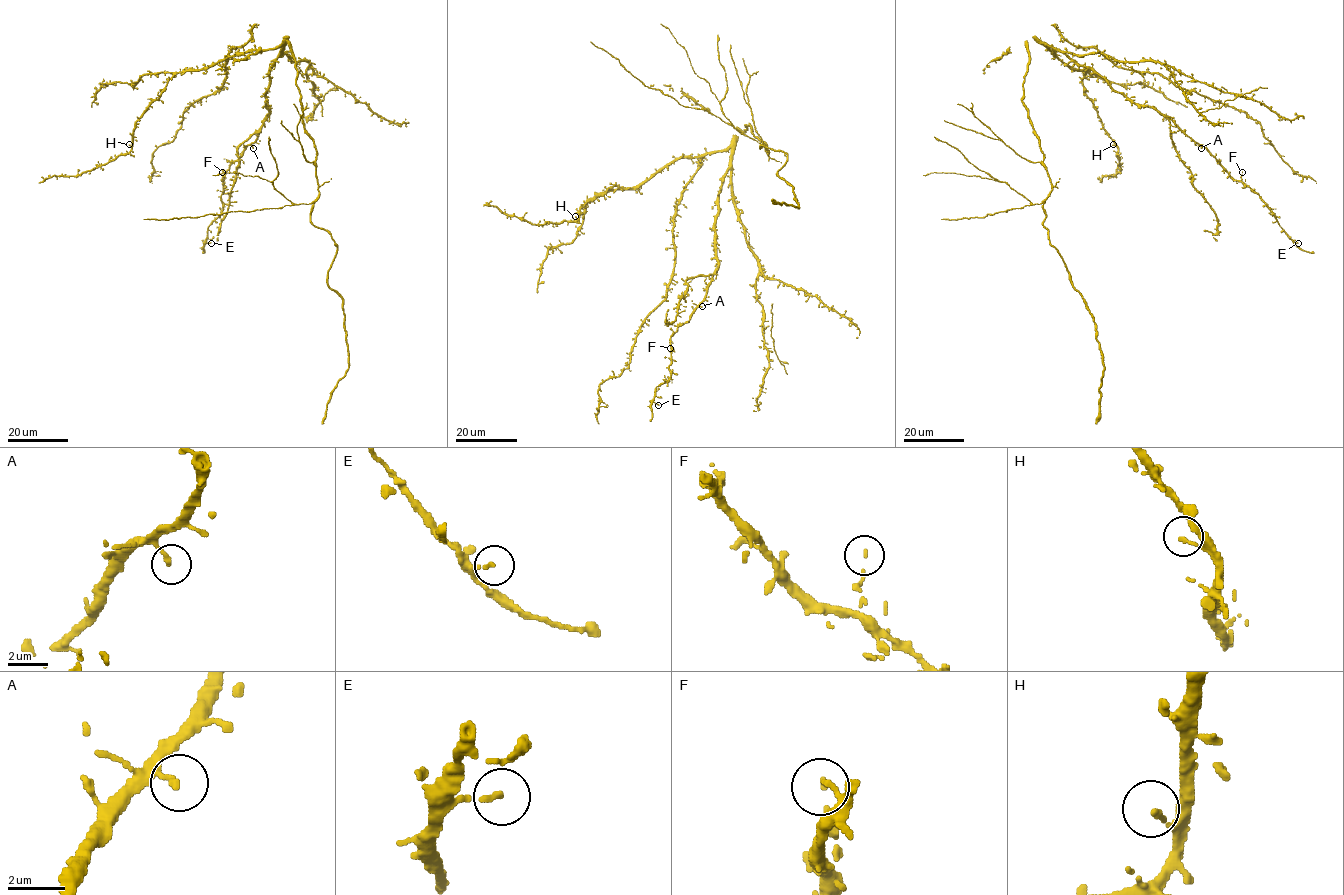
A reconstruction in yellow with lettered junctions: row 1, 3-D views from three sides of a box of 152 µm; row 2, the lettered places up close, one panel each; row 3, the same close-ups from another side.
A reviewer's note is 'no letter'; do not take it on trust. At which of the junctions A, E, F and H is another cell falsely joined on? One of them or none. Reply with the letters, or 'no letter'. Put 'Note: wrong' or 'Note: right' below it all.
no letter
Note: right

